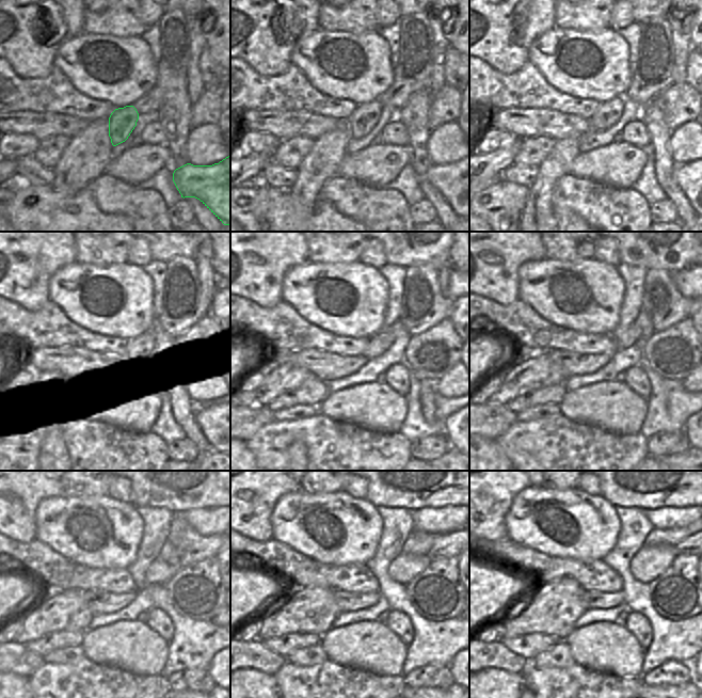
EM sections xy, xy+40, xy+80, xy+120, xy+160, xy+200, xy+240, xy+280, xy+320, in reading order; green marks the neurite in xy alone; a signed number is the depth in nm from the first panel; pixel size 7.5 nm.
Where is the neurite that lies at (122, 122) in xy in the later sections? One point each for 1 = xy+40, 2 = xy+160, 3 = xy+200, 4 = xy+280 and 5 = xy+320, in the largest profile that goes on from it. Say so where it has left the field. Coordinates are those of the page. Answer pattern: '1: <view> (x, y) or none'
1: xy+40 (365, 116)
2: xy+160 (378, 344)
3: xy+200 (627, 338)
4: xy+280 (405, 567)
5: xy+320 (651, 560)

